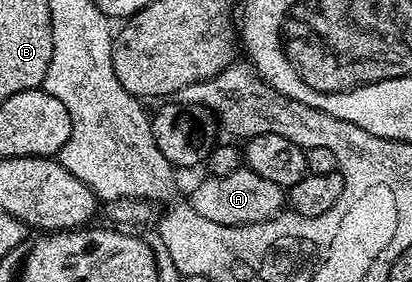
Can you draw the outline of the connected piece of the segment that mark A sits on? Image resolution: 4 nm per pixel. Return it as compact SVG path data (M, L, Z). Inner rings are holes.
M248 167L231 171L231 175L222 177L206 176L206 181L201 181L193 189L193 194L187 197L187 203L203 219L211 219L211 223L224 225L250 225L276 217L282 212L287 201L286 190L281 186L263 179L263 175L255 175Z

